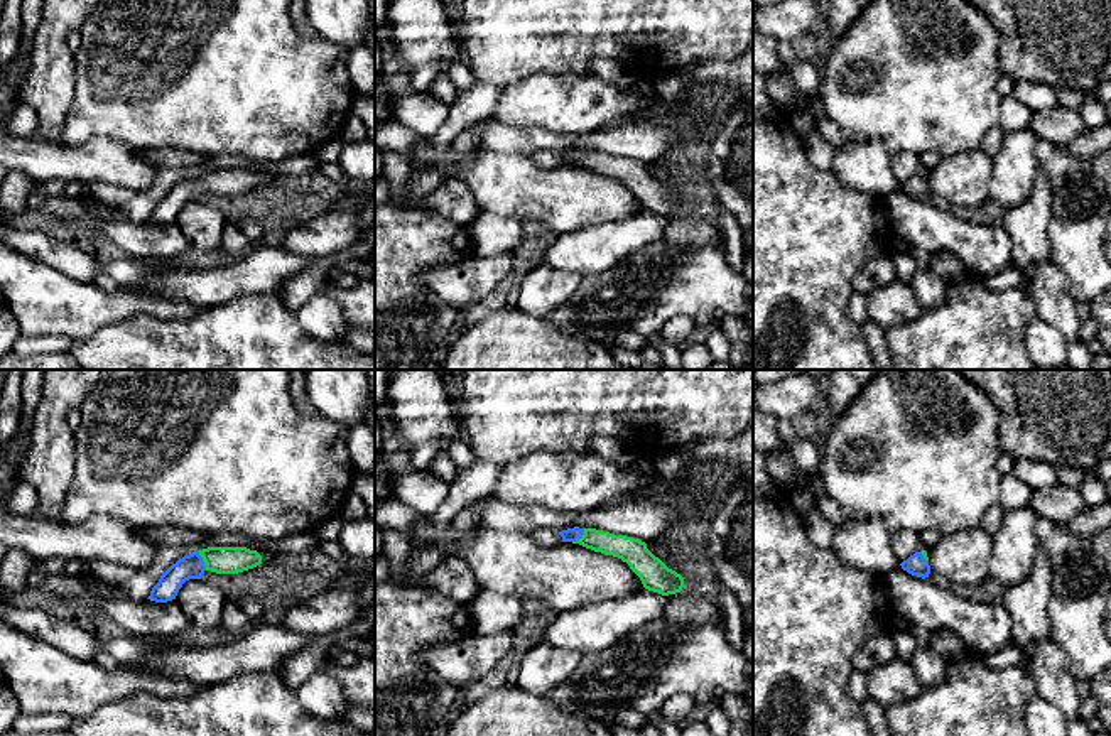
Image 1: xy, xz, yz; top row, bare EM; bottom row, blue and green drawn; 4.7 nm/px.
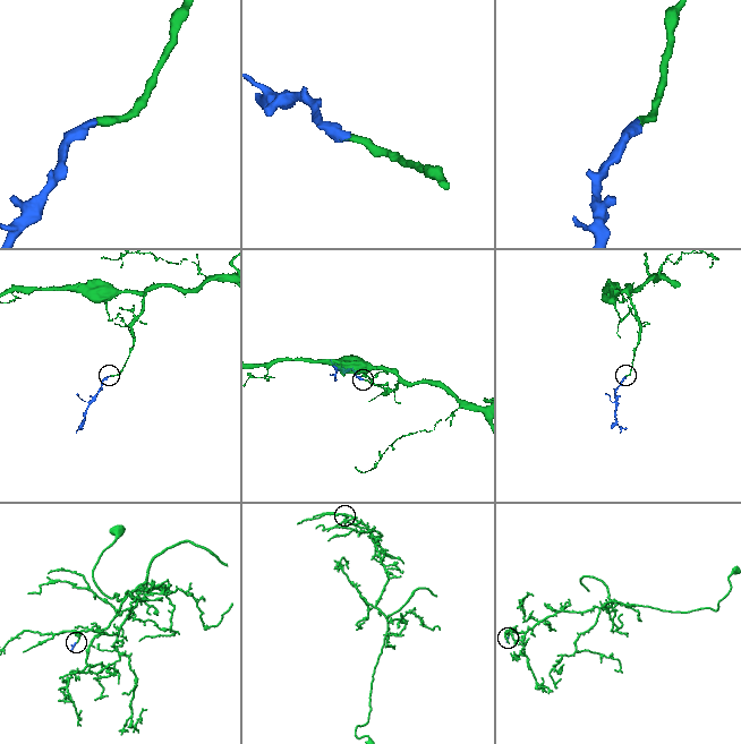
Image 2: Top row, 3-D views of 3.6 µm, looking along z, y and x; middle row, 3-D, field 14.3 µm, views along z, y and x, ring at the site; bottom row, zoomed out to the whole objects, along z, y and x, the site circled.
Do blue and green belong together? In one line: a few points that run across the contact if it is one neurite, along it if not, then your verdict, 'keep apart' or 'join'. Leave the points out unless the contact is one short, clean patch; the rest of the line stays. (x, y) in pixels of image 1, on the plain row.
xy (191, 188), (203, 183), (216, 181) | join

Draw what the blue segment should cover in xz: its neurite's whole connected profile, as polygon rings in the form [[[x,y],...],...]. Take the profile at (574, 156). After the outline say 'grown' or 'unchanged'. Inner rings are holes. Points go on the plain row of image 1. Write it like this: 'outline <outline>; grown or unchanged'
outline [[[579,149],[562,152],[559,157],[562,164],[579,165],[594,174],[621,181],[648,213],[669,218],[680,214],[684,209],[684,199],[655,179],[640,160]]]; grown

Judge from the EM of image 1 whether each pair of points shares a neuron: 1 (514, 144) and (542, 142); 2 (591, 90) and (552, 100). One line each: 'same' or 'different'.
1: same
2: same

